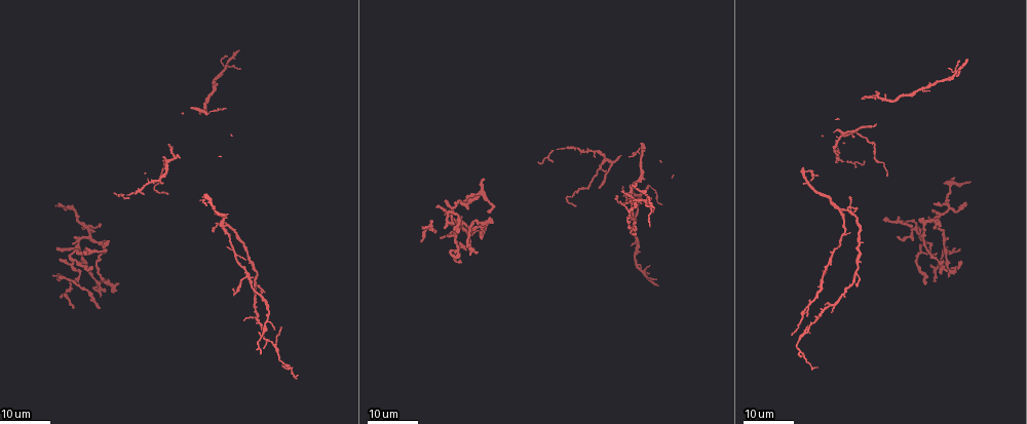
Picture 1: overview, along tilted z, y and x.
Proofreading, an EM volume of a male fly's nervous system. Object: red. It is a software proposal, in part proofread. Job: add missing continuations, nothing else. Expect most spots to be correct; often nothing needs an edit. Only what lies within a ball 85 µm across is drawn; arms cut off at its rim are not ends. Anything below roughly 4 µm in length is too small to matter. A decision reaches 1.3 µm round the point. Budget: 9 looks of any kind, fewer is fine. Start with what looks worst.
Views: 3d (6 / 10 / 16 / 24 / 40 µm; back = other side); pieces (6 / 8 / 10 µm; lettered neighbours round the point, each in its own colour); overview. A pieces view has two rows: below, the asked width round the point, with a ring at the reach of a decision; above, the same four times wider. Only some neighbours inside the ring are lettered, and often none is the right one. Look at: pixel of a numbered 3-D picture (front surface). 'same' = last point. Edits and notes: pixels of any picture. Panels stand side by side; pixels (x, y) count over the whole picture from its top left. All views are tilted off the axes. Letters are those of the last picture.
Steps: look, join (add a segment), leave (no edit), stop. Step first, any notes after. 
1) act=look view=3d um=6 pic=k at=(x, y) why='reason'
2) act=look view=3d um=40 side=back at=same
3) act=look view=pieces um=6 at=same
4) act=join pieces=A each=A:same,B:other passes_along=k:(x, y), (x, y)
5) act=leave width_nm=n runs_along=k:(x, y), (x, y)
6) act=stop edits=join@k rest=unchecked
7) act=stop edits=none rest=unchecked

act=look view=3d um=16 pic=1 at=(897, 236)

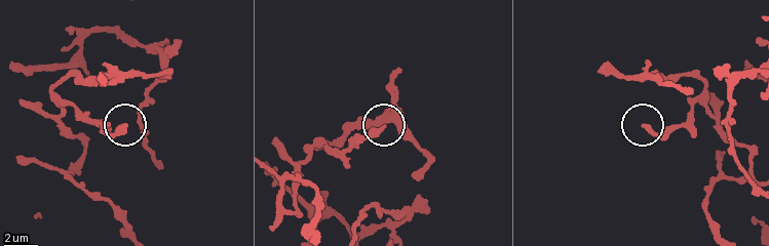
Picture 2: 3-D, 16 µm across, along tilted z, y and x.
act=look view=pieces um=6 pic=2 at=(380, 126) why='what lies round it'

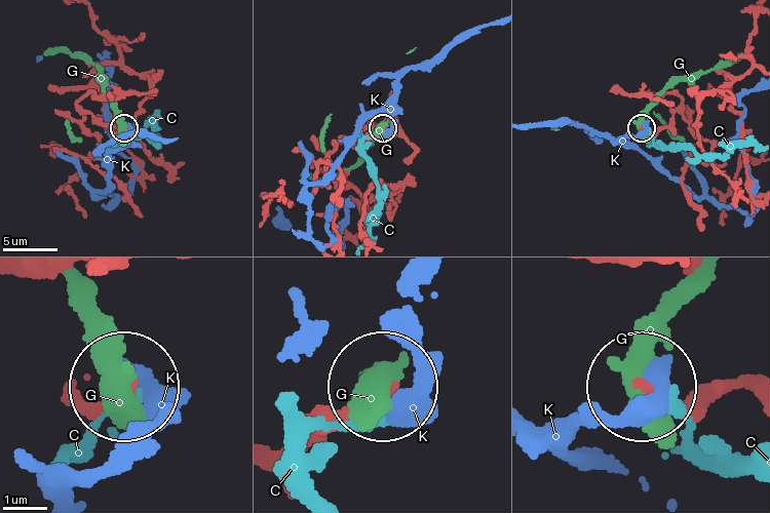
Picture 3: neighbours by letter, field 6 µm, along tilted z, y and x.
act=leave width_nm=250 each=C:other,G:other,K:other found='none of them fits'

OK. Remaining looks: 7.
act=look view=3d um=24 pic=1 at=(214, 229) why='tapers out'

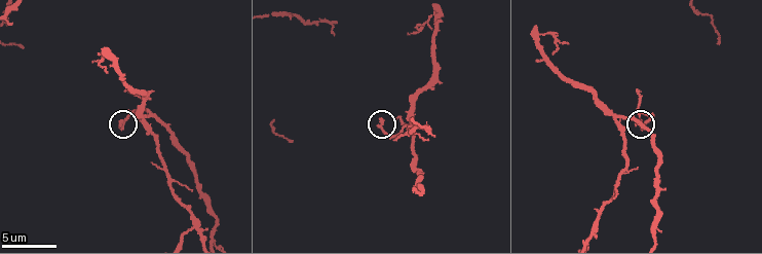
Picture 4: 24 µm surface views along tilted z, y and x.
act=look view=pieces um=6 pic=4 at=(381, 118)

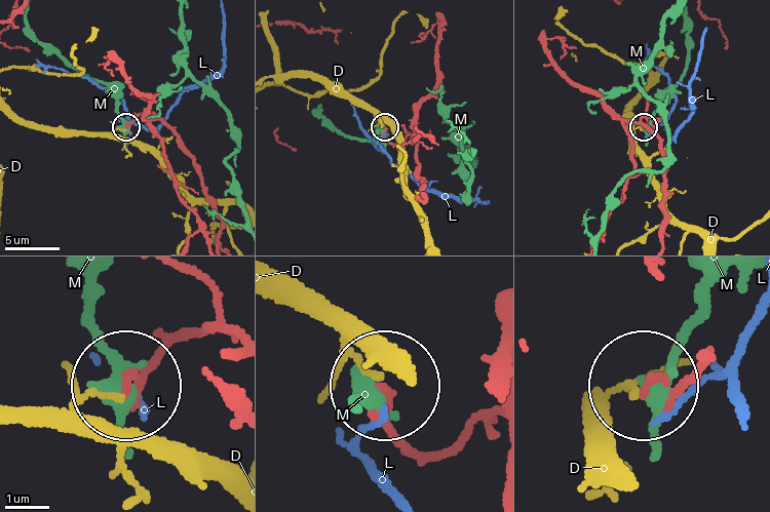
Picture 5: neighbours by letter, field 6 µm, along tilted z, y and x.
act=leave each=D:other,L:other,M:other runs_along=5:(497, 409), (428, 451), (396, 432), (385, 394) found='no lettered segment goes on from it'

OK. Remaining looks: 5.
act=look view=3d um=16 pic=1 at=(97, 307) why='branch stops here'

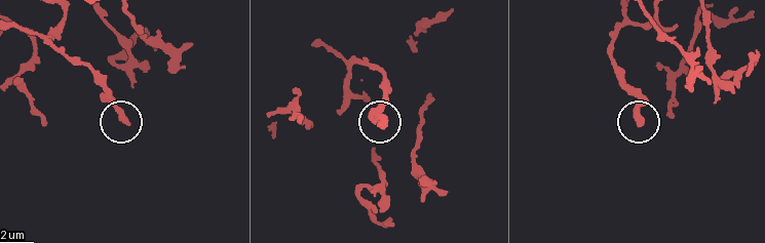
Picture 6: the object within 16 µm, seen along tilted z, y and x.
act=look view=pieces um=8 pic=6 at=(384, 124) why='see the neighbours'

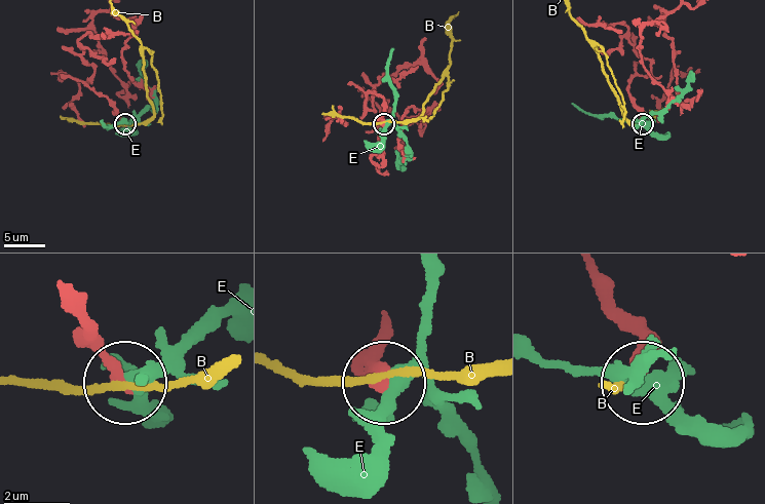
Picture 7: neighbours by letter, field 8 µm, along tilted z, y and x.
act=leave width_nm=300 each=B:other,E:other runs_along=7:(395, 71), (372, 110), (367, 97), (381, 97), (384, 123) found='none of them fits'

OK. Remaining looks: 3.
act=look view=3d um=24 pic=1 at=(101, 226)

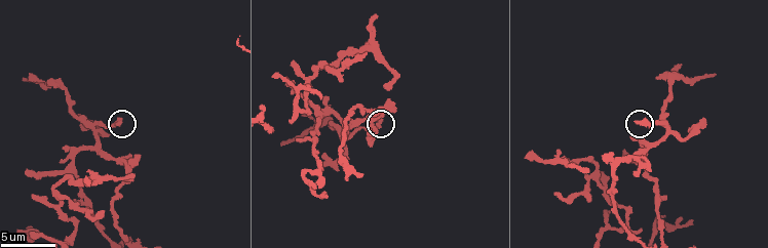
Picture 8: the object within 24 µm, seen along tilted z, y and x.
act=look view=pieces um=6 pic=8 at=(637, 120)

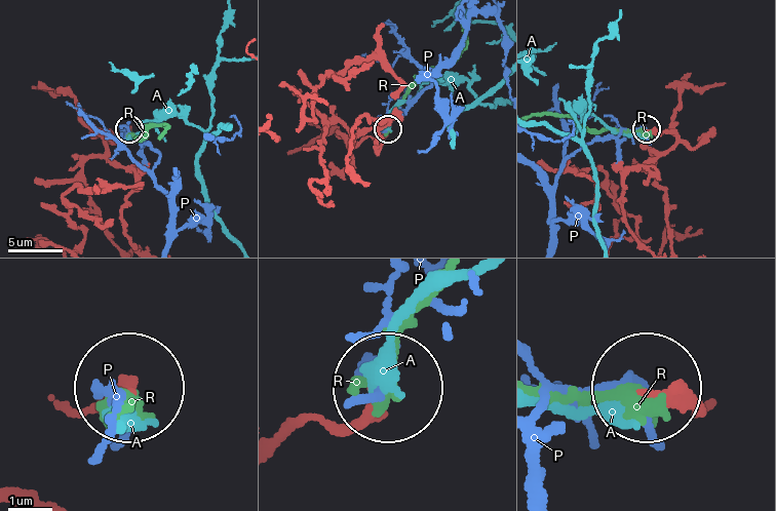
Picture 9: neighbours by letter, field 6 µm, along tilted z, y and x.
act=leave width_nm=250 each=A:other,P:other,R:other found='no lettered segment goes on from it'

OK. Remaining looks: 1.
act=stop edits=none rest=unchecked

